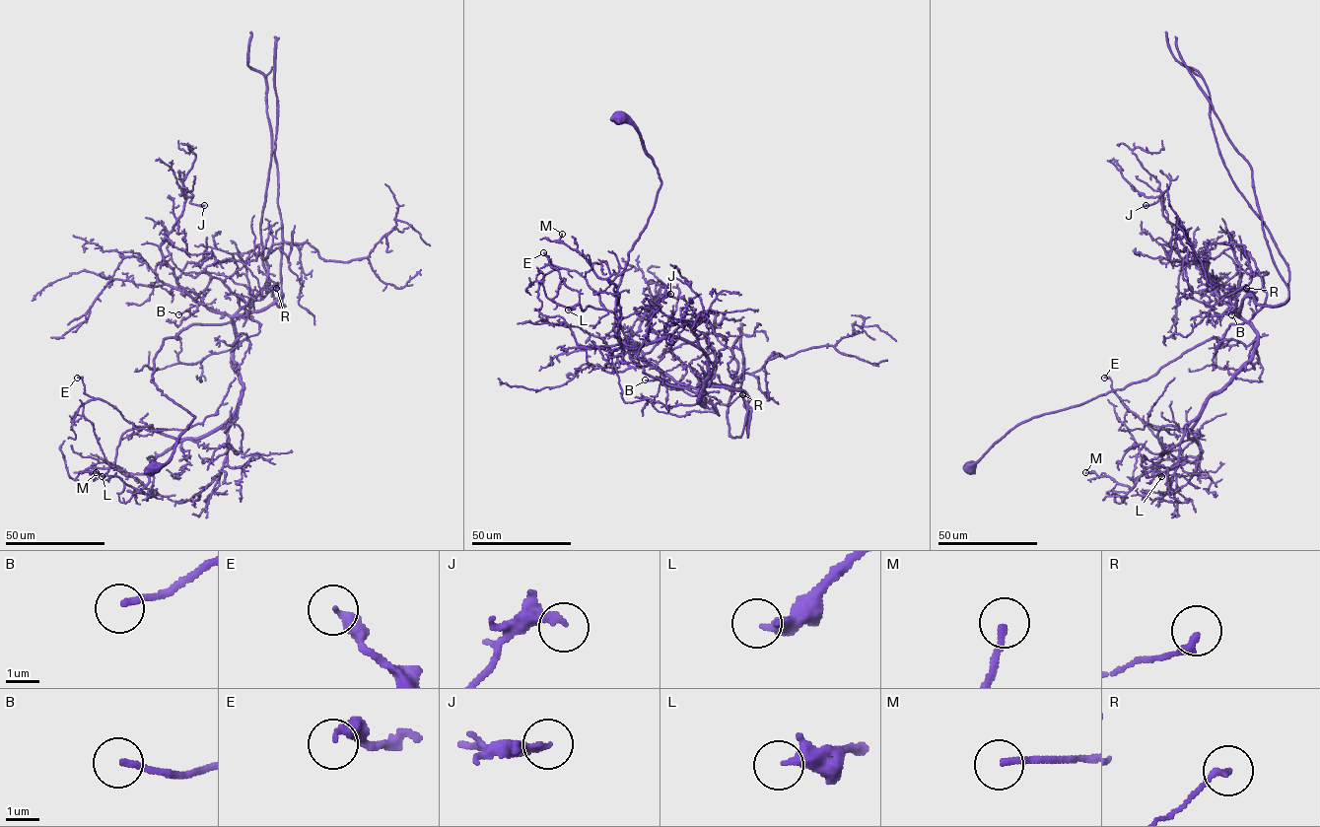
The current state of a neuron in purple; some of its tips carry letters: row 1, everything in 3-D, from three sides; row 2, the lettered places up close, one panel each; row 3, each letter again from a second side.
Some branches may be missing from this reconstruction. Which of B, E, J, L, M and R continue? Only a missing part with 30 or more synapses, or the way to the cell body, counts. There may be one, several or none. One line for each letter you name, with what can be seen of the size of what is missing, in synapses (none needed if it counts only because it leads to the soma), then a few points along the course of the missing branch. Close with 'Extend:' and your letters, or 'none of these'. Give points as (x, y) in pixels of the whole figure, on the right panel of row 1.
Extend: none of these

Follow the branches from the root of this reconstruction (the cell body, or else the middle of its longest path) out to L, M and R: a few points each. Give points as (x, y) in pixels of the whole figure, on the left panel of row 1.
L: (153, 468), (194, 418), (151, 380), (163, 340), (231, 322), (236, 411), (198, 438), (127, 430), (102, 476)
M: (153, 468), (194, 418), (151, 380), (163, 340), (231, 322), (236, 411), (150, 456), (139, 490), (96, 472)
R: (153, 468), (169, 460), (194, 418), (151, 380), (163, 340), (193, 324), (233, 322), (276, 288)

